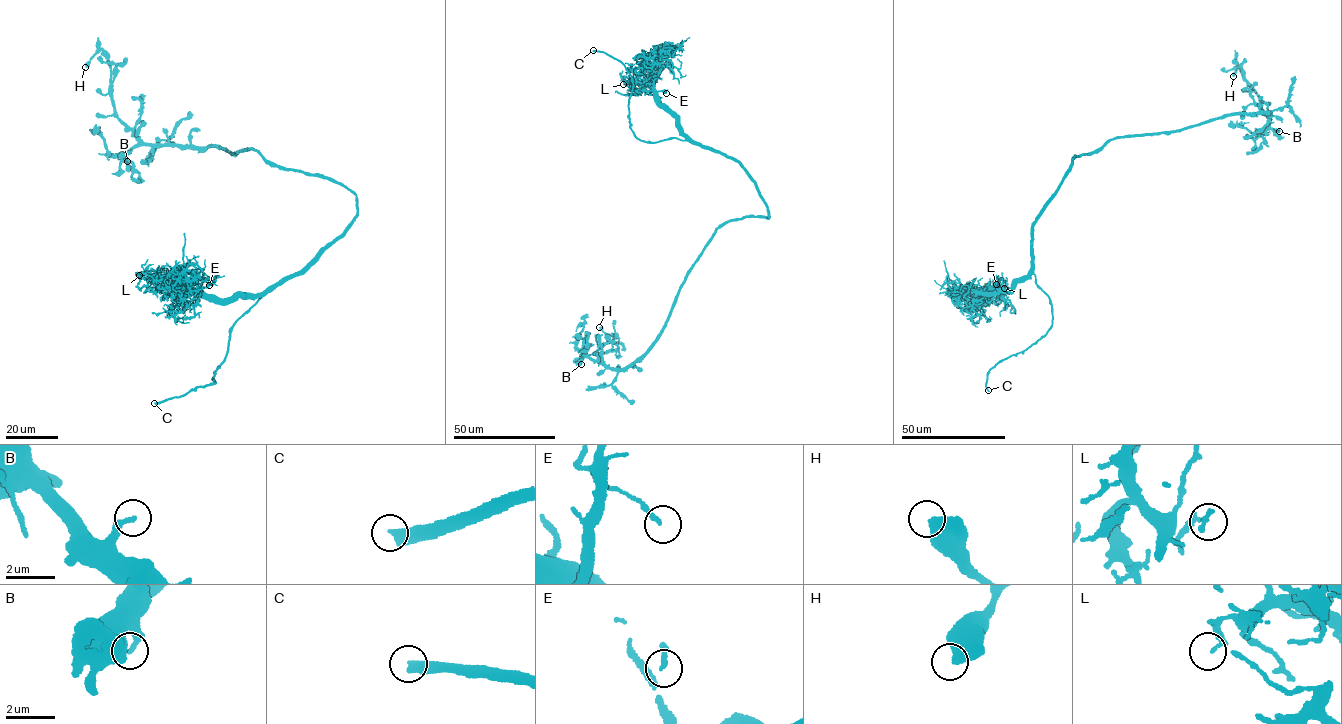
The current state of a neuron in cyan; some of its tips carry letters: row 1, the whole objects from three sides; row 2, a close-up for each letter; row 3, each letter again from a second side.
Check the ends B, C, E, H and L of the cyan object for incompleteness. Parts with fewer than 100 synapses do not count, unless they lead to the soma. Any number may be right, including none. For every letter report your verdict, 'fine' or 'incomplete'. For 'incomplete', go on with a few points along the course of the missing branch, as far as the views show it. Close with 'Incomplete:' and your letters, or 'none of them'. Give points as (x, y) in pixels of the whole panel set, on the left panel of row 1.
B: fine
C: incomplete | (154, 403), (127, 405), (107, 381)
E: fine
H: fine
L: fine
Incomplete: C

